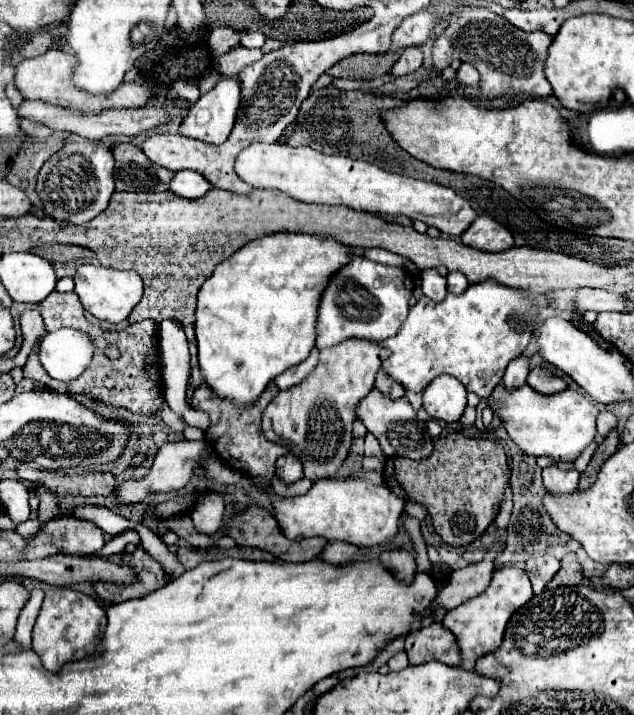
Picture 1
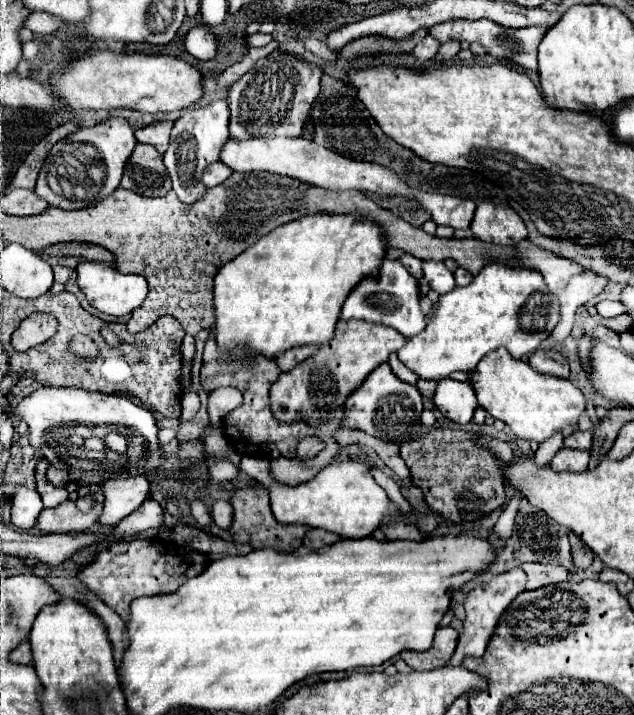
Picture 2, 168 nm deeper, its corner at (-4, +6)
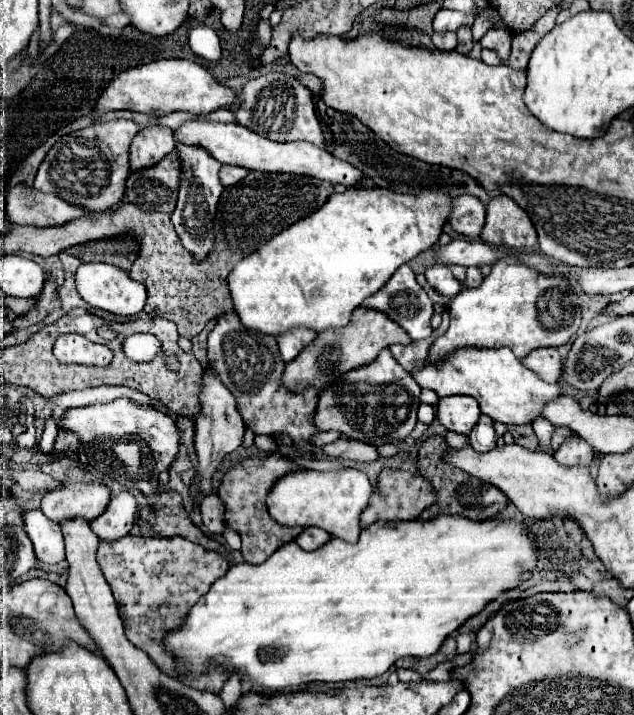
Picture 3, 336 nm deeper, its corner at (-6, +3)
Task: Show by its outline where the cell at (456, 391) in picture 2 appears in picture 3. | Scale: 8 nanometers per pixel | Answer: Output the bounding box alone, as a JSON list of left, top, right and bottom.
[436,395,480,435]

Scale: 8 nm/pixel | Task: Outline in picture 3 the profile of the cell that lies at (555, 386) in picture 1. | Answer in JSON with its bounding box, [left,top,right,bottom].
[522,347,562,383]

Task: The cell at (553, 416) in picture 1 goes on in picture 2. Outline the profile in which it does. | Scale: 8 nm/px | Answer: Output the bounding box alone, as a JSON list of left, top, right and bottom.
[470,348,586,442]

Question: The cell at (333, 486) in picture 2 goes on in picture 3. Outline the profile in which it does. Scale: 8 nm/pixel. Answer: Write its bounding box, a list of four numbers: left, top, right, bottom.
[266,469,374,543]

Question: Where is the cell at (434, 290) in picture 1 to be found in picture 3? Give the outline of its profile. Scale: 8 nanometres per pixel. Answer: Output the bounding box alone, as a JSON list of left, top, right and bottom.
[424,265,462,297]

